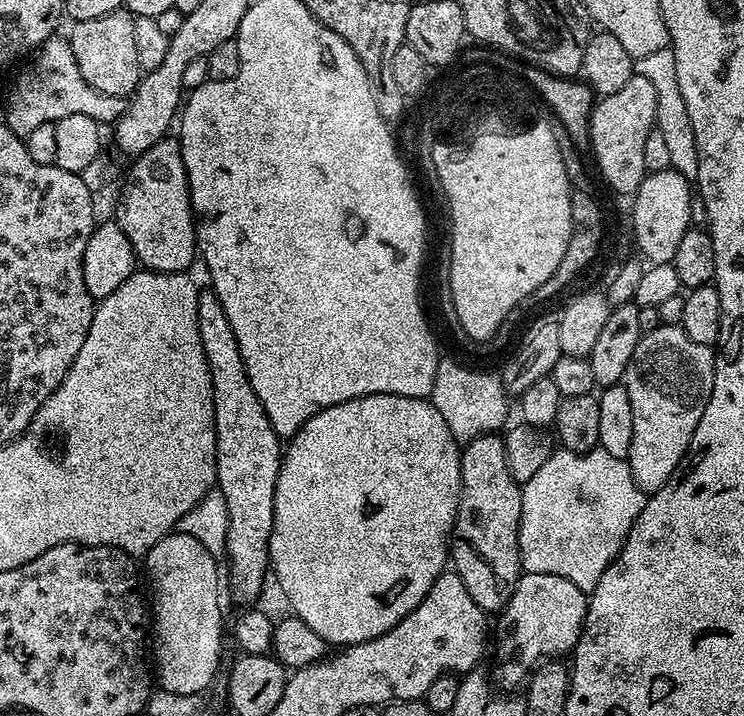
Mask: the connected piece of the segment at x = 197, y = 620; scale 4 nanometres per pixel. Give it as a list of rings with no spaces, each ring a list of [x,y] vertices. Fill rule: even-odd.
[[[173,530],[167,536],[162,537],[156,545],[148,551],[148,555],[143,557],[142,568],[146,573],[146,584],[152,587],[152,596],[150,592],[150,636],[156,639],[156,664],[154,660],[154,676],[158,681],[159,687],[166,691],[172,691],[178,695],[200,696],[212,684],[212,678],[216,674],[218,664],[220,662],[220,635],[225,635],[226,624],[220,621],[220,584],[222,588],[222,572],[216,569],[218,564],[217,557],[210,554],[210,550],[206,550],[206,546],[202,546],[202,542],[198,542],[198,538],[190,538],[190,534]]]

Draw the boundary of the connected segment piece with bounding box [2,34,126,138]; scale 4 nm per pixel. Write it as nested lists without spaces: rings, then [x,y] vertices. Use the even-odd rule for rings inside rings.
[[[54,34],[45,44],[41,44],[28,62],[17,74],[16,81],[9,86],[8,97],[4,100],[2,120],[10,126],[10,130],[14,130],[16,136],[27,138],[30,130],[35,130],[37,126],[55,124],[57,120],[70,114],[86,114],[86,118],[94,118],[94,122],[102,126],[112,126],[124,113],[125,97],[94,90],[94,86],[90,86],[86,78],[82,78],[78,62],[74,62],[71,43],[65,37],[63,40],[60,34]]]

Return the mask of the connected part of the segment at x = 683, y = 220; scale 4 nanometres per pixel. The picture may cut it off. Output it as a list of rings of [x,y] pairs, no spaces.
[[[672,167],[661,172],[649,172],[631,197],[632,232],[636,235],[636,244],[640,247],[639,255],[648,264],[670,264],[682,234],[693,227],[691,222],[691,200],[694,188],[690,180]]]

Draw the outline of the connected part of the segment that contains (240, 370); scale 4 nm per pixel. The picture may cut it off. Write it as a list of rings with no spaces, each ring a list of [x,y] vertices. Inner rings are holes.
[[[204,290],[198,298],[198,334],[202,338],[202,350],[208,363],[208,373],[212,379],[212,401],[216,415],[216,488],[226,498],[226,514],[228,529],[226,530],[226,561],[228,572],[226,584],[232,587],[232,596],[236,600],[252,602],[264,588],[264,575],[270,572],[268,543],[274,526],[274,490],[280,473],[282,459],[282,440],[276,435],[272,423],[268,421],[262,402],[258,402],[258,394],[254,394],[254,386],[250,386],[246,366],[242,362],[242,354],[238,350],[238,338],[234,338],[234,330],[230,330],[230,318],[226,318],[226,310],[222,310],[222,302],[218,302],[215,292]]]

